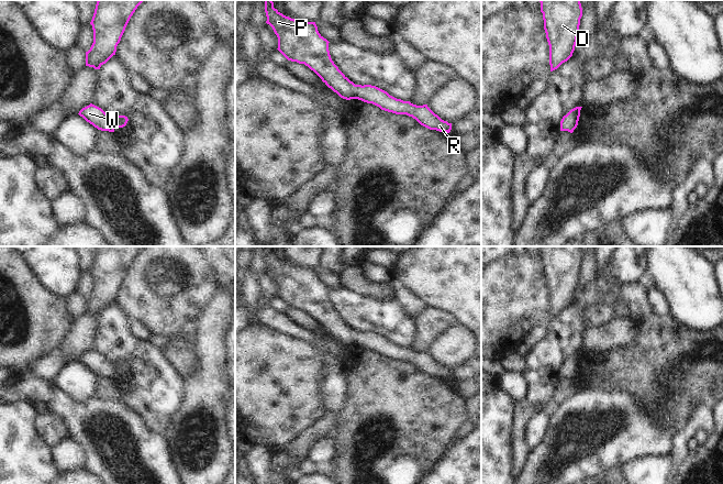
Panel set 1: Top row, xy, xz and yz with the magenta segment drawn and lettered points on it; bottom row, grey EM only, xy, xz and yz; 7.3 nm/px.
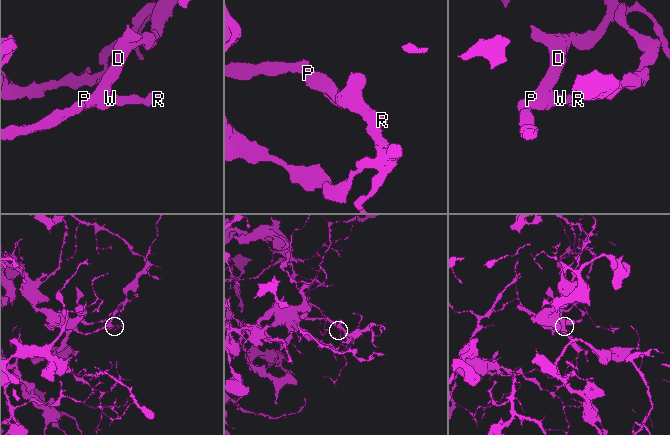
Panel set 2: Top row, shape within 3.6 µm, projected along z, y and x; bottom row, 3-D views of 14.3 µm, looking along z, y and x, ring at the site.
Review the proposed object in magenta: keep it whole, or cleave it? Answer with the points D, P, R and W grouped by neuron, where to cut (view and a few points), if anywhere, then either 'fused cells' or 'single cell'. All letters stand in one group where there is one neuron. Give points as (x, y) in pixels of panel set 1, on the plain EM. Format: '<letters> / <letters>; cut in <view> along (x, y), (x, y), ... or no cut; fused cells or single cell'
D P R W; no cut; single cell

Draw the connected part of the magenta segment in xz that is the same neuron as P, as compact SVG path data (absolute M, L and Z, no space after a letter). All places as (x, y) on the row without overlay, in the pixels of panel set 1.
M265 246L266 270L278 284L278 297L291 308L304 310L341 344L358 345L372 350L381 356L407 361L421 372L449 380L452 370L442 366L427 351L416 352L390 342L371 331L355 331L334 310L329 297L329 287L318 277L315 268L298 267L283 262L274 254L271 246Z

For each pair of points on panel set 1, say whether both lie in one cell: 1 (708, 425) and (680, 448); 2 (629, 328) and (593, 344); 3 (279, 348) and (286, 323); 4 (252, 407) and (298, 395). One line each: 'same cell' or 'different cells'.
1: same cell
2: same cell
3: different cells
4: same cell

